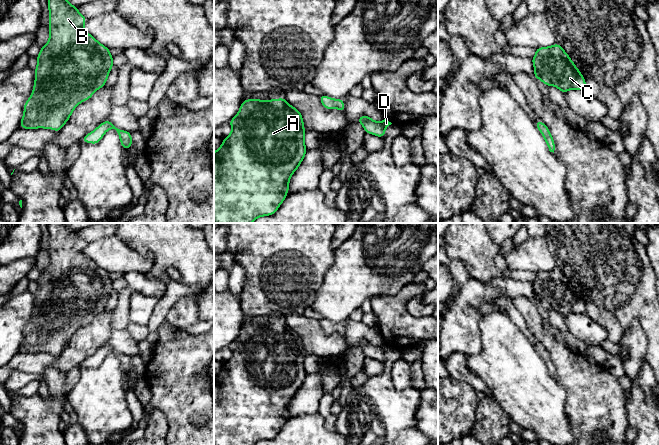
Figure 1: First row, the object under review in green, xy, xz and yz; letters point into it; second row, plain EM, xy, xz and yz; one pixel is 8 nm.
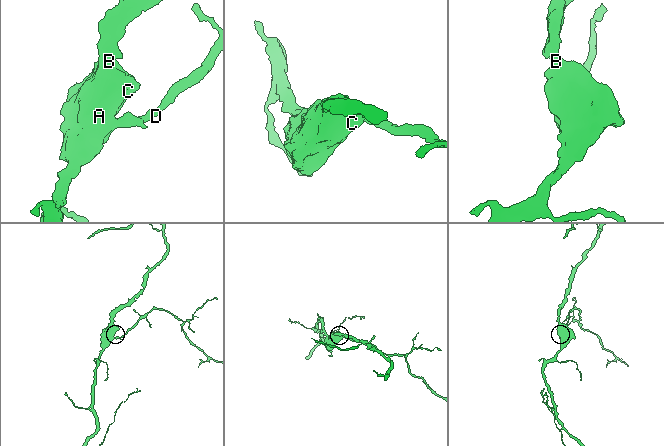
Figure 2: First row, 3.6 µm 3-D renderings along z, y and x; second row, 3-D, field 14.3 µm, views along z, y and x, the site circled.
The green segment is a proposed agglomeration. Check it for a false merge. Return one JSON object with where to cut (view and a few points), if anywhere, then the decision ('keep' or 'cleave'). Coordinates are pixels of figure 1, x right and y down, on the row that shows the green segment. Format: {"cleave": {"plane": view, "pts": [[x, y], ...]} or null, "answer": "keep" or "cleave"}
{"cleave": null, "answer": "keep"}

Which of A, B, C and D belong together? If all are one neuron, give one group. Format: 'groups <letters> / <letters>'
groups A B C D

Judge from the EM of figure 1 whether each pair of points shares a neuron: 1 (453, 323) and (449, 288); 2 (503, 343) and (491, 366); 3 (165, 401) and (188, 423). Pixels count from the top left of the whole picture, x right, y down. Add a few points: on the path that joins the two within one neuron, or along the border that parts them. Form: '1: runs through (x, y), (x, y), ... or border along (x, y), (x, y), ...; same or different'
1: border along (457, 287), (449, 301); different
2: runs through (503, 349), (503, 354), (497, 360); same
3: runs through (171, 406), (182, 417); same

